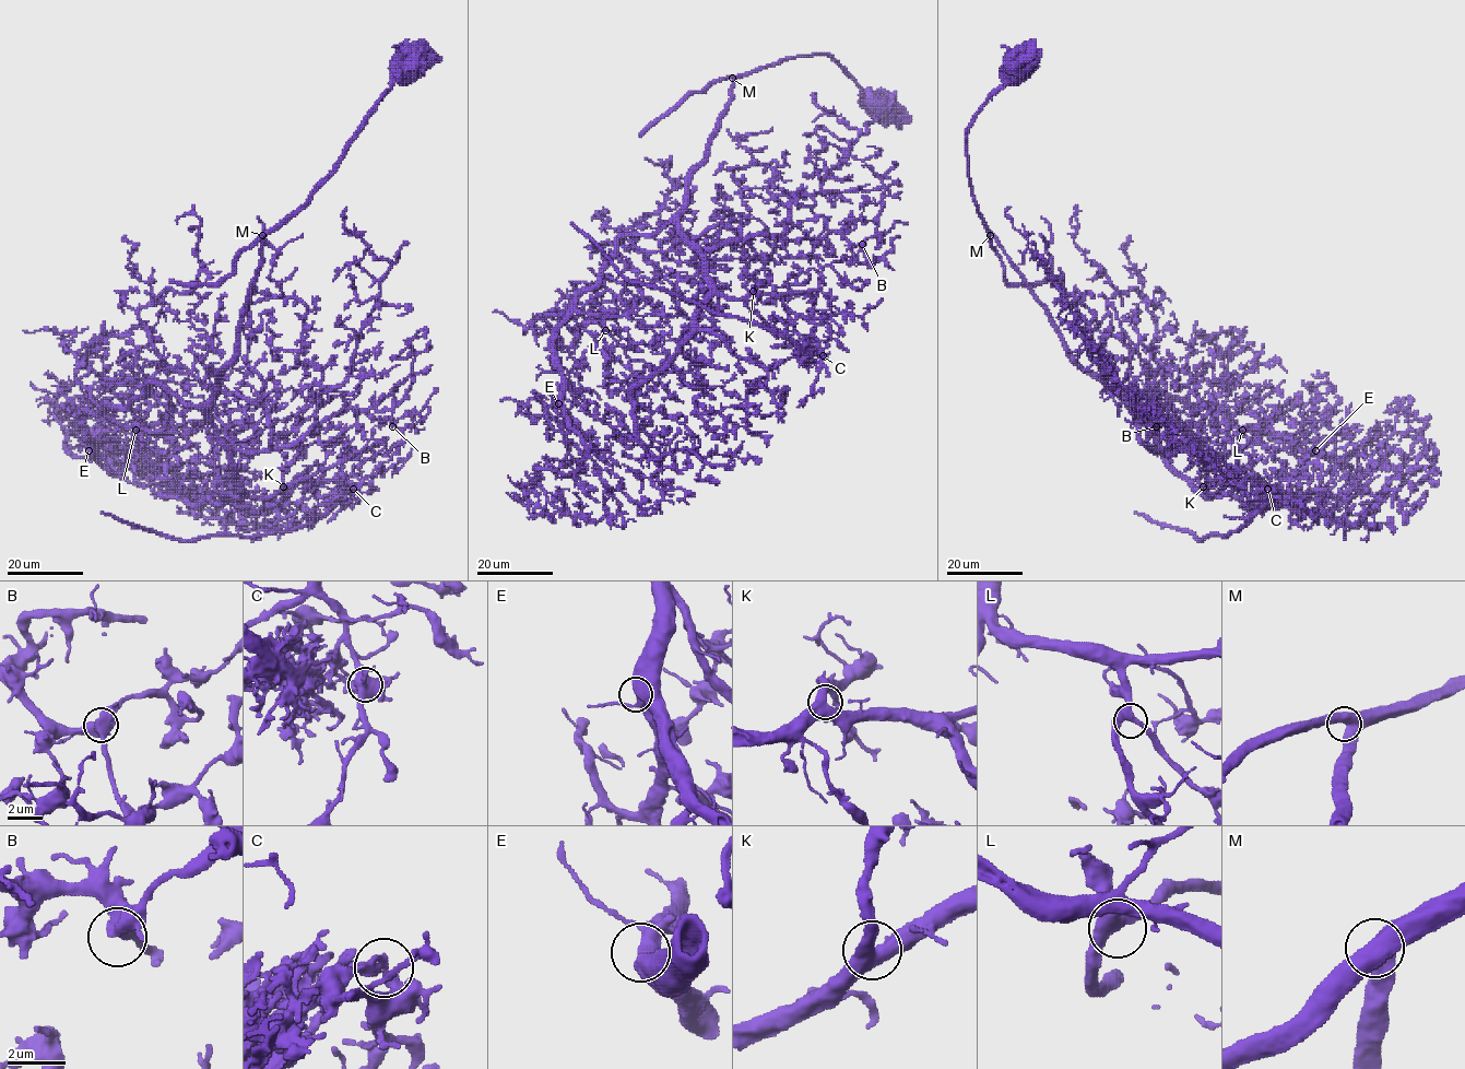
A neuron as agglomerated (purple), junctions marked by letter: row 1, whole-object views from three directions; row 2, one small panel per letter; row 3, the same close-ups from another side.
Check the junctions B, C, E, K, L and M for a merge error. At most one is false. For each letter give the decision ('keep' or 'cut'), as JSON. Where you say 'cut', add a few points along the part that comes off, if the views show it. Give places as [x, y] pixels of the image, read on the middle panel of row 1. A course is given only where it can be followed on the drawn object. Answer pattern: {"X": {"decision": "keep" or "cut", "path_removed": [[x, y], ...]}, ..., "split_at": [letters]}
{"B": {"decision": "keep"}, "C": {"decision": "cut", "path_removed": [[823, 355], [799, 347], [784, 335], [712, 313], [664, 291], [630, 282], [571, 223]]}, "E": {"decision": "keep"}, "K": {"decision": "keep"}, "L": {"decision": "keep"}, "M": {"decision": "keep"}, "split_at": ["C"]}

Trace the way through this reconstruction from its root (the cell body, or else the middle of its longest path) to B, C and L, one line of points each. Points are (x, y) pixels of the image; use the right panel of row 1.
B: (1019, 61), (969, 127), (971, 196), (1064, 349), (1145, 424), (1158, 450), (1147, 444), (1146, 408), (1156, 426)
C: (1019, 61), (967, 134), (983, 223), (1064, 349), (1174, 470), (1207, 497), (1208, 480), (1267, 488)
L: (1019, 61), (967, 134), (983, 223), (1084, 368), (1132, 404), (1158, 385), (1214, 406), (1242, 430)

